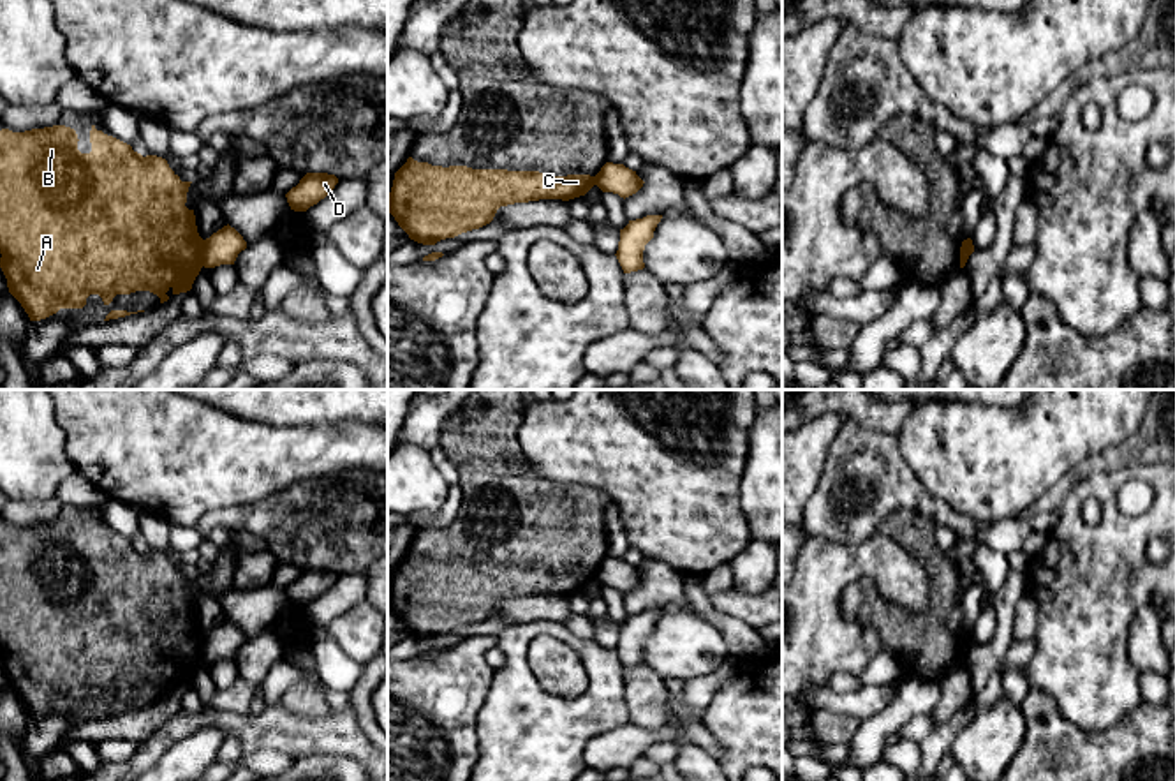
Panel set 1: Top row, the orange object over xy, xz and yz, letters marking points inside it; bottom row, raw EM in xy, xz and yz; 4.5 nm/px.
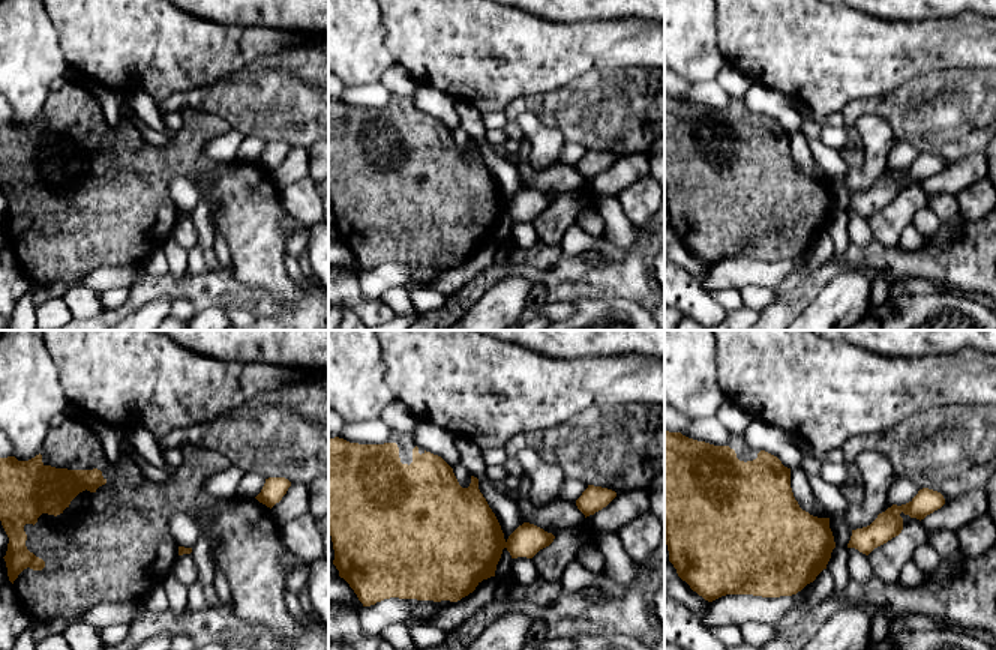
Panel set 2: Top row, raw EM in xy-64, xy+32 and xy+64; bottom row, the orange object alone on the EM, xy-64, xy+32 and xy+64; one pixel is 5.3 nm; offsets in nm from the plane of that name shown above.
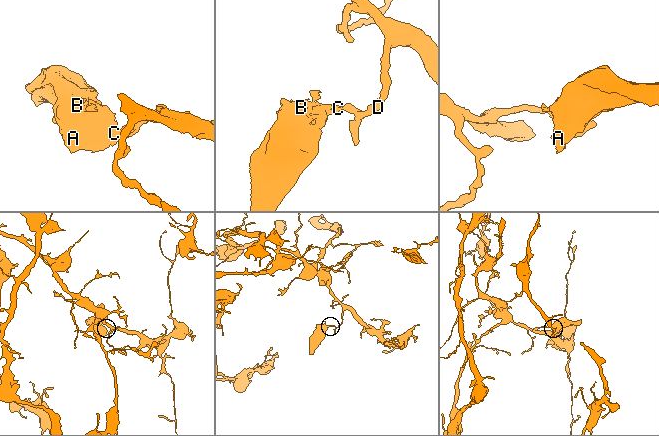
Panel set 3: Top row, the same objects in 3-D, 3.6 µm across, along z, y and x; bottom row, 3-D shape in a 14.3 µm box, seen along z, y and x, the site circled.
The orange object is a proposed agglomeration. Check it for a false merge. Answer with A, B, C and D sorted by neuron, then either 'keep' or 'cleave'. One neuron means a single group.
A B C / D; cleave

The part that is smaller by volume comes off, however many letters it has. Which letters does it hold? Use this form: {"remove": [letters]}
{"remove": ["A", "B", "C"]}

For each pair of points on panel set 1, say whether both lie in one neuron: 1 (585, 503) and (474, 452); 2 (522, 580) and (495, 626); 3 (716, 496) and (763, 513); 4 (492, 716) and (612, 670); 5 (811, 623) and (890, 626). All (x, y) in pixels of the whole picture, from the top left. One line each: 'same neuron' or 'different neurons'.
1: same neuron
2: different neurons
3: different neurons
4: same neuron
5: different neurons

